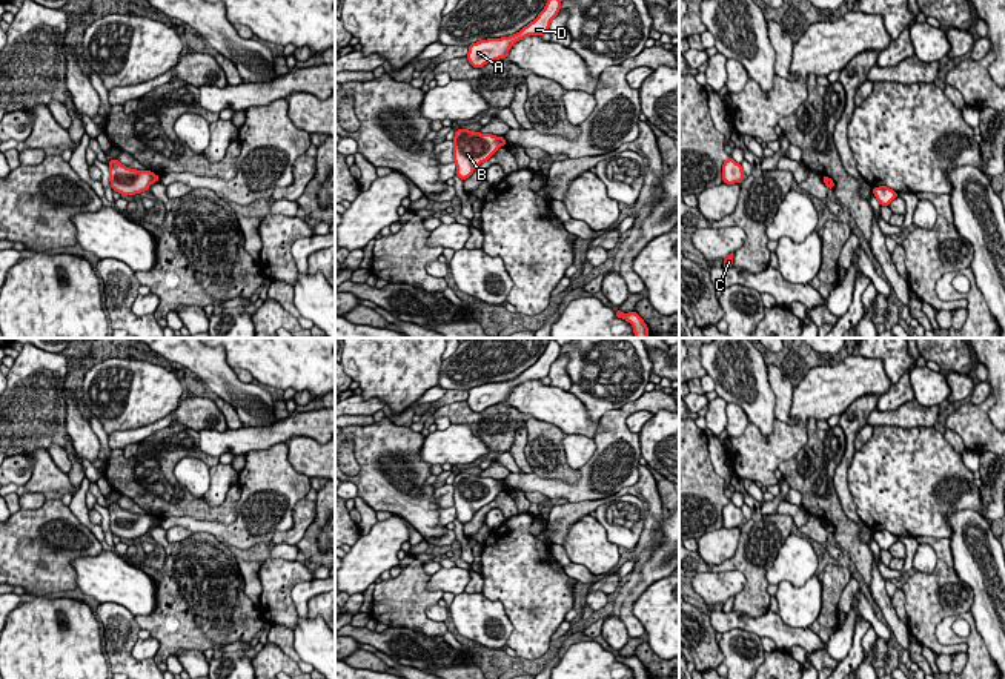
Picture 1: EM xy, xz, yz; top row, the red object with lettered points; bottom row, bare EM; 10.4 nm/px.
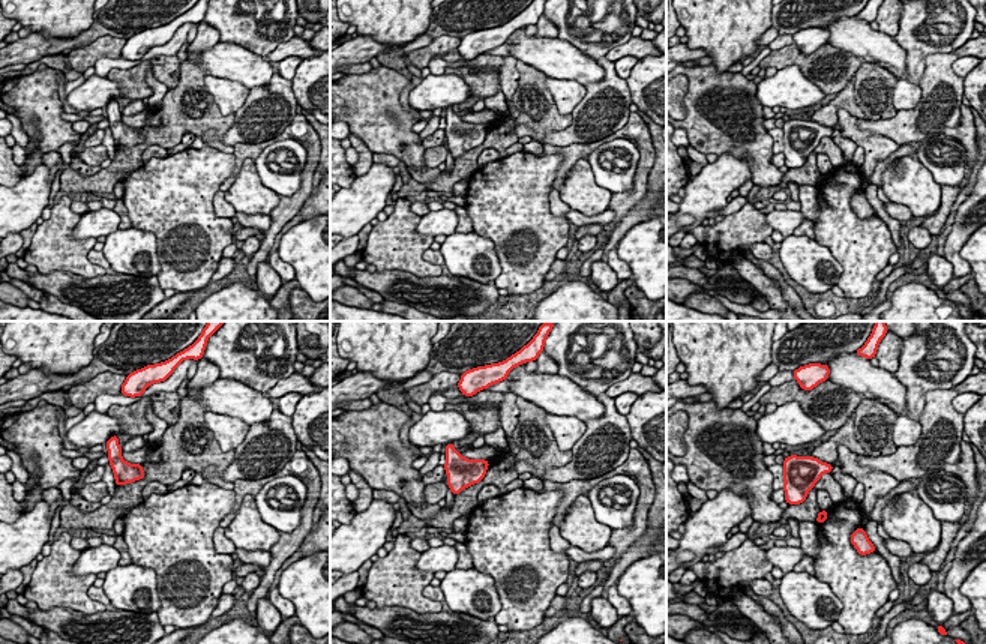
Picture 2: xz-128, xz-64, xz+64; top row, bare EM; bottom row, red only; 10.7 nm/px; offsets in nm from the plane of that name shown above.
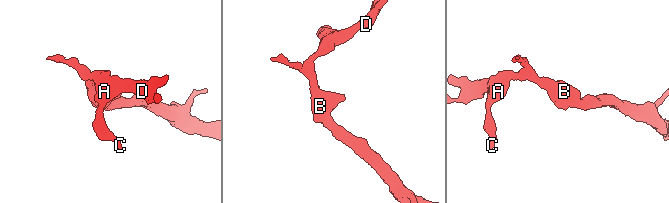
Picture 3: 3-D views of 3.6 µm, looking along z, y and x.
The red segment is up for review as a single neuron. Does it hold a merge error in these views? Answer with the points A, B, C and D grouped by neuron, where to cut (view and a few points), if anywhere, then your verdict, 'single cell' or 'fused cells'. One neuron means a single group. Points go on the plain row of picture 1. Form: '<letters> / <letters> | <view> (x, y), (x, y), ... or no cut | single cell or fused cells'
A B C D | no cut | single cell

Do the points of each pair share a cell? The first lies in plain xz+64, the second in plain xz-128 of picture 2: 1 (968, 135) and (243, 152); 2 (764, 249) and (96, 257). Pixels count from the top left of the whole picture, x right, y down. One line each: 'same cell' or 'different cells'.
1: same cell
2: same cell

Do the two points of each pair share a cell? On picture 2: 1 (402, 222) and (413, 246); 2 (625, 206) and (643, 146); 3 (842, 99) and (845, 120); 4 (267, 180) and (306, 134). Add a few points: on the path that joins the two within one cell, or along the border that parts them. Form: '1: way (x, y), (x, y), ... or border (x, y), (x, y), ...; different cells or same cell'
1: way (402, 228), (402, 236), (407, 240); same cell
2: way (638, 191), (644, 161); same cell
3: border (836, 111), (844, 108), (857, 119); different cells
4: border (300, 141), (282, 138), (264, 149); different cells

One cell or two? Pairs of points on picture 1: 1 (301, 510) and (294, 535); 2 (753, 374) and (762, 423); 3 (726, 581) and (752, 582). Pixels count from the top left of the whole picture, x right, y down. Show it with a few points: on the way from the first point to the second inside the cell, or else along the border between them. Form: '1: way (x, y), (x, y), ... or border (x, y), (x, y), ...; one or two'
1: way (301, 516), (298, 529); one
2: way (753, 386), (759, 410); one
3: border (710, 569), (739, 572), (746, 586); two

